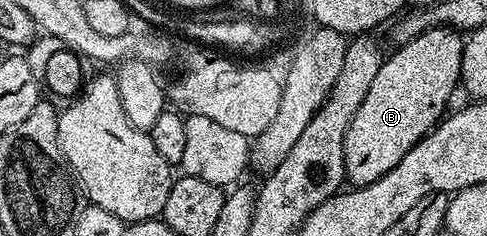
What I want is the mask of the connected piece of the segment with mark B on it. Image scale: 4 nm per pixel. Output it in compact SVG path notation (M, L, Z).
M434 26L415 40L400 43L397 51L386 57L345 133L345 177L354 187L371 184L391 172L415 148L417 141L445 117L453 93L459 90L464 47L465 38L458 31L448 26Z

